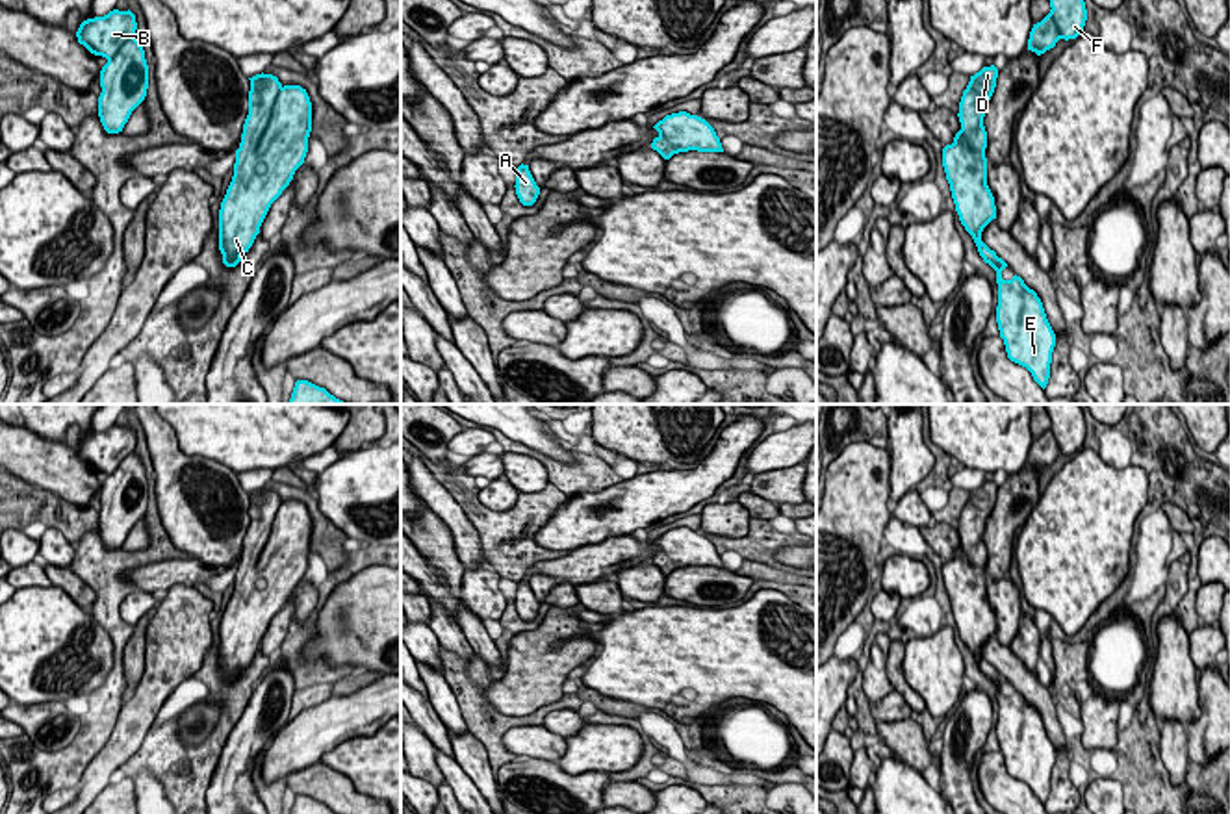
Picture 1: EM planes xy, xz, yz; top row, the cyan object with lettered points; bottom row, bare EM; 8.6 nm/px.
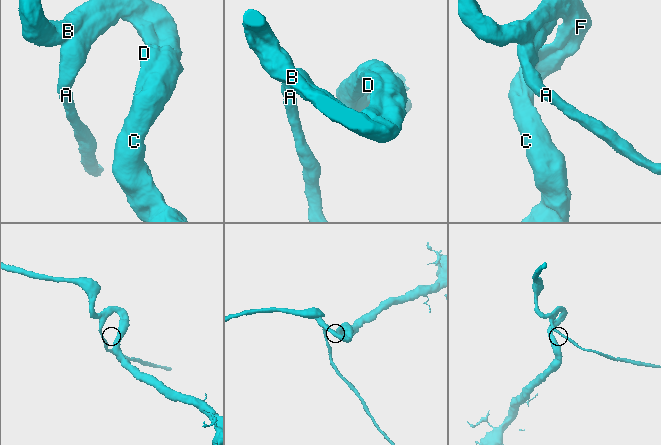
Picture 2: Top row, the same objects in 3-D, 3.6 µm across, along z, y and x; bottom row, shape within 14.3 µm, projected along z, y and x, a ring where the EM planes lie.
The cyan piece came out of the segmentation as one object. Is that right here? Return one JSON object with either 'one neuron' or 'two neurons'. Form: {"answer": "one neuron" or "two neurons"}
{"answer": "one neuron"}

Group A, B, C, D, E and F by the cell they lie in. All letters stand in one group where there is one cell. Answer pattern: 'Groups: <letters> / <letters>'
Groups: A B C D E F

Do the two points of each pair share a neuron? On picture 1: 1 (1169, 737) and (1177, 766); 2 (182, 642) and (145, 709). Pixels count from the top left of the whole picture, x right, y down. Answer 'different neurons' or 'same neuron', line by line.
1: same neuron
2: same neuron

